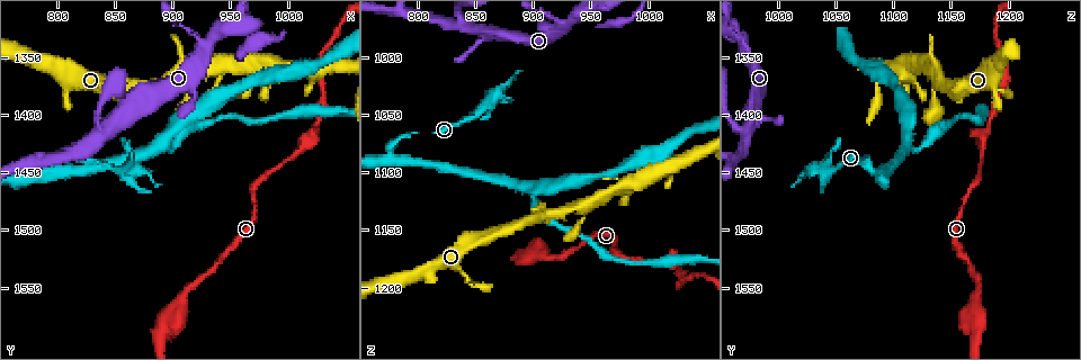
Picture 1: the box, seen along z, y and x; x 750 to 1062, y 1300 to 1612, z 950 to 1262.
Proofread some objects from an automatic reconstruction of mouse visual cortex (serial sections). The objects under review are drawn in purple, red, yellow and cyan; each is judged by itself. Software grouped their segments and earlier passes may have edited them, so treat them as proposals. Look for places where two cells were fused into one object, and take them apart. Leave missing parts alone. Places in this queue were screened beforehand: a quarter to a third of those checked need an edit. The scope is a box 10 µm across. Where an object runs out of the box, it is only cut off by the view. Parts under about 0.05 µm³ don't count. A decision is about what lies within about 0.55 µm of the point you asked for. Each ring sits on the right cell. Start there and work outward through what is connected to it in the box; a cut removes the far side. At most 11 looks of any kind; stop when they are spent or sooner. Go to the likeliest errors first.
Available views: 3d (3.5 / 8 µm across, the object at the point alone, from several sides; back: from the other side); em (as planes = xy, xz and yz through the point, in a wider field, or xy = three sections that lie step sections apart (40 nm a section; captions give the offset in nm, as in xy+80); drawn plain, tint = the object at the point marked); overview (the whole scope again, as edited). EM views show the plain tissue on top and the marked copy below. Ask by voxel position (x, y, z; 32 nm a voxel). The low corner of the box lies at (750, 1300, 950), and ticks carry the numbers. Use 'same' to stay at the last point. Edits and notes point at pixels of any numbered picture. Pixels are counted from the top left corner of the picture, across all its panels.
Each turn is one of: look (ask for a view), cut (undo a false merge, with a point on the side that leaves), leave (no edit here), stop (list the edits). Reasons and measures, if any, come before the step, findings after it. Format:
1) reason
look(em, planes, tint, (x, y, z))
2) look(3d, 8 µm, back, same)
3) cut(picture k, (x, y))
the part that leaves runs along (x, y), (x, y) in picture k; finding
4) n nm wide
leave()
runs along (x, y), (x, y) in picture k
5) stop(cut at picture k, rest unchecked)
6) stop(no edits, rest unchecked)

three arms meet
look(3d, 3.5 µm, (778, 1448, 1084))

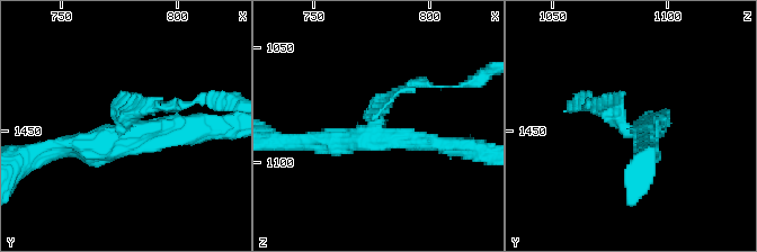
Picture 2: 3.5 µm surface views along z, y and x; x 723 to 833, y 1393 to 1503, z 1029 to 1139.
3 arms; arms of 100, 250, 250 nm
look(em, xy, step 3, tint, (776, 1449, 1087))

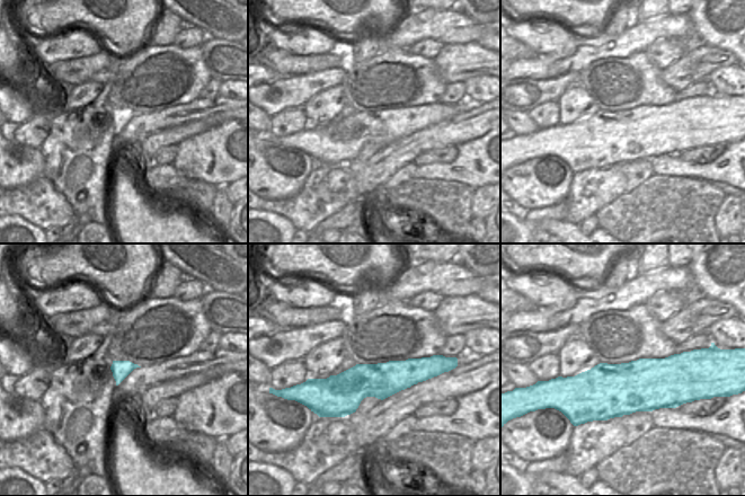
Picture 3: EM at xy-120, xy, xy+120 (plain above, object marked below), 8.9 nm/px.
leave()
runs along (433, 361), (383, 380), (317, 383) in picture 3; one cell here

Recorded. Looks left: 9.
two arms in line, one across
look(3d, 8 µm, (890, 1424, 1112))

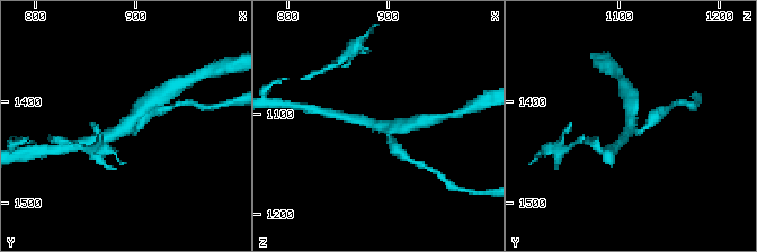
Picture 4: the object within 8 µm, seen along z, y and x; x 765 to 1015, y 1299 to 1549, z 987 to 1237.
zoom in
look(3d, 3.5 µm, same)

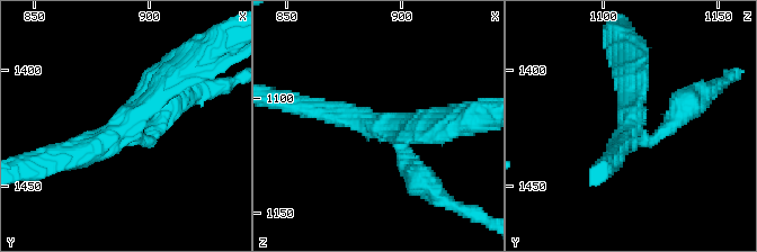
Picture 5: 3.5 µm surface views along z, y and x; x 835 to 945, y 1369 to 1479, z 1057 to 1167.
3 arms; arms of 200, 300, 350 nm; need the tissue
look(em, xy, step 3, tint, (890, 1423, 1111))

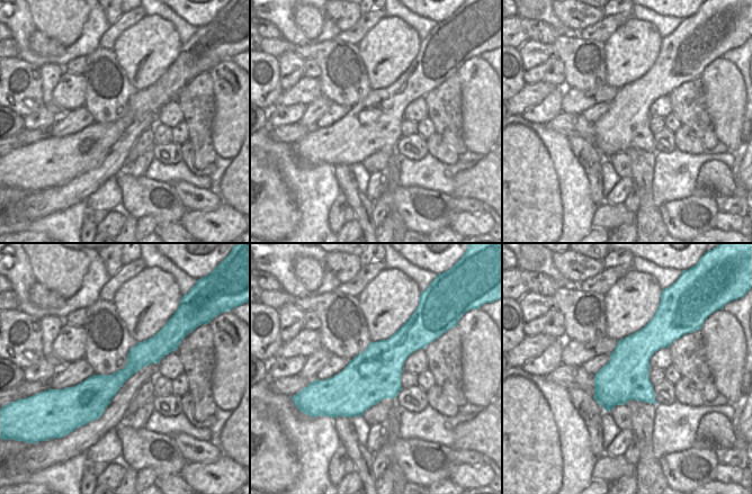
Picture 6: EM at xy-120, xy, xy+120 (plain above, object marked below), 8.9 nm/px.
leave()
runs along (64, 156), (116, 135), (181, 73) in picture 5; all the same cell

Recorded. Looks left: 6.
a fork
look(3d, 3.5 µm, (912, 1366, 1140))

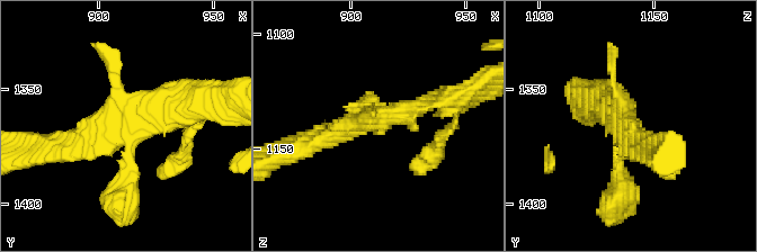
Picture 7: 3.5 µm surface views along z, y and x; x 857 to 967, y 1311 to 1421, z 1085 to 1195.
leave()
runs along (308, 144), (438, 98) in picture 7; all the same cell

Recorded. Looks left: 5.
arms part here
look(3d, 8 µm, (974, 1358, 1114))

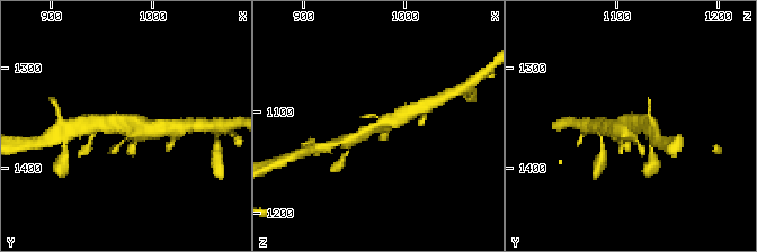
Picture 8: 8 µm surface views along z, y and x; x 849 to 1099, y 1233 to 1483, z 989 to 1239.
closer look
look(3d, 3.5 µm, back, same)

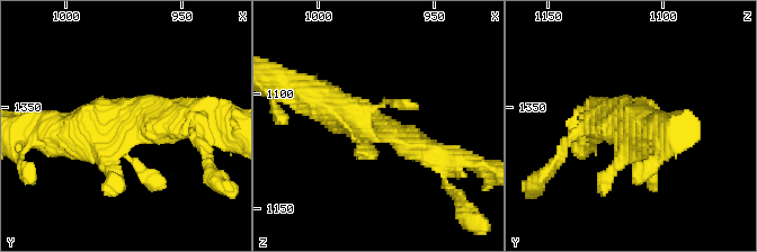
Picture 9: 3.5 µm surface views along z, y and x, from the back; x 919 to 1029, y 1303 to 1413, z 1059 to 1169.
look(em, planes, tint, (975, 1356, 1114))

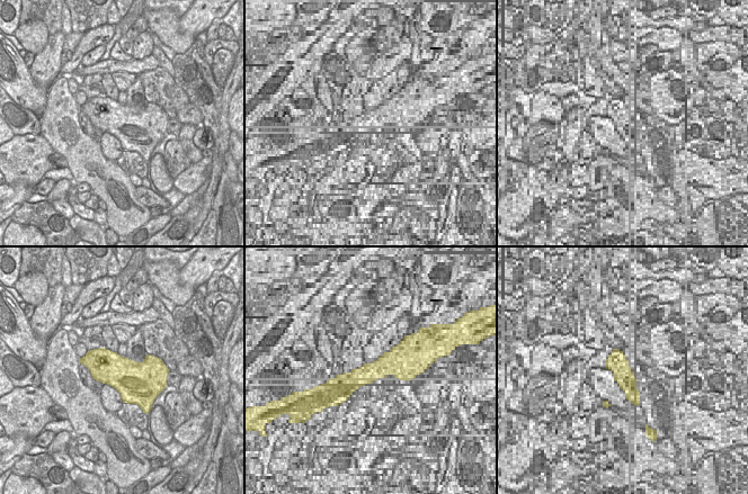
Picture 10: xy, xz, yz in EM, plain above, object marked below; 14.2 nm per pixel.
leave()
runs along (446, 158), (315, 98) in picture 9; one cell here

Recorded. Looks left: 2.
stop(no edits, rest unchecked)

